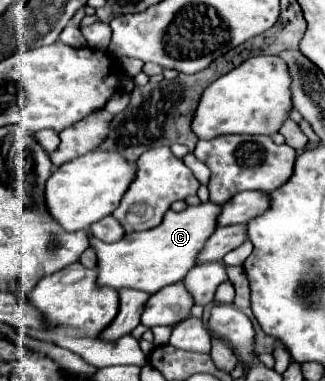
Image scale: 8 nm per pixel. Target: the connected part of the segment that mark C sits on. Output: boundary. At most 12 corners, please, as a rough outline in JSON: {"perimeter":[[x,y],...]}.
{"perimeter":[[212,202],[118,242],[92,238],[98,286],[180,282],[216,228]]}

